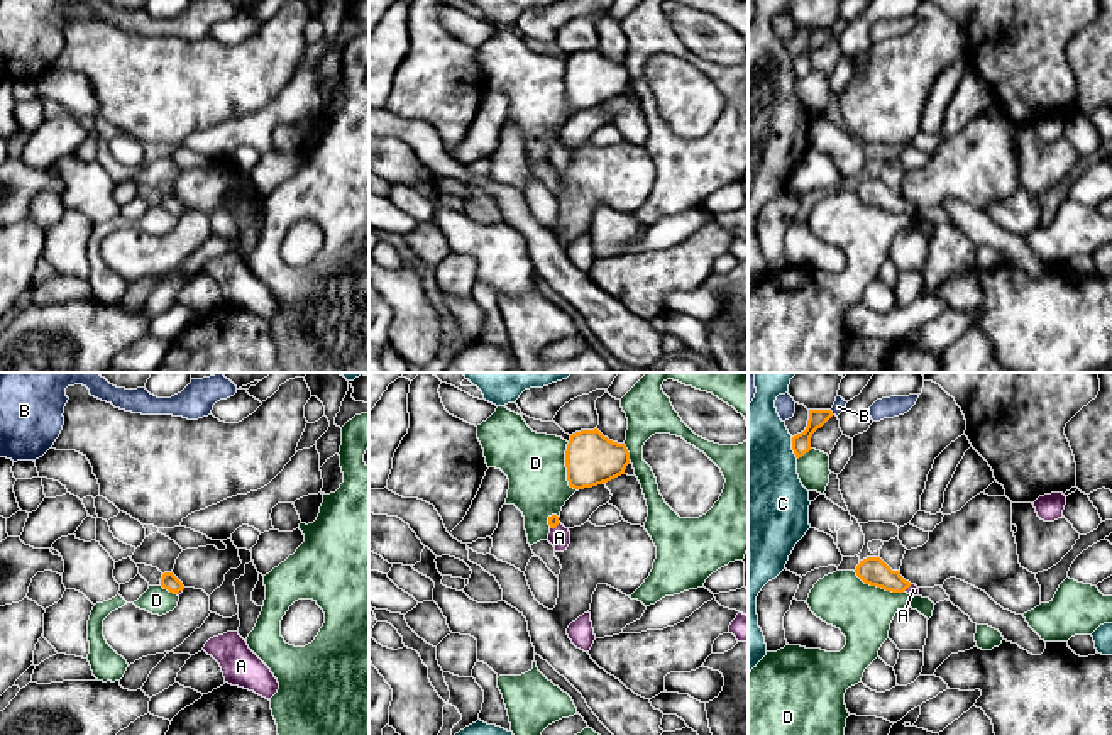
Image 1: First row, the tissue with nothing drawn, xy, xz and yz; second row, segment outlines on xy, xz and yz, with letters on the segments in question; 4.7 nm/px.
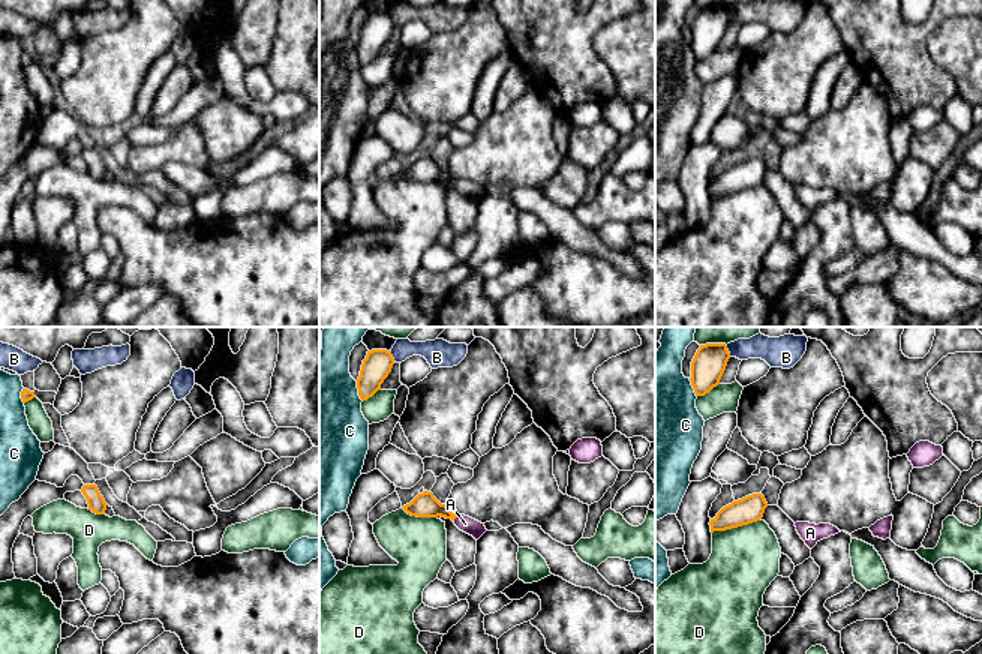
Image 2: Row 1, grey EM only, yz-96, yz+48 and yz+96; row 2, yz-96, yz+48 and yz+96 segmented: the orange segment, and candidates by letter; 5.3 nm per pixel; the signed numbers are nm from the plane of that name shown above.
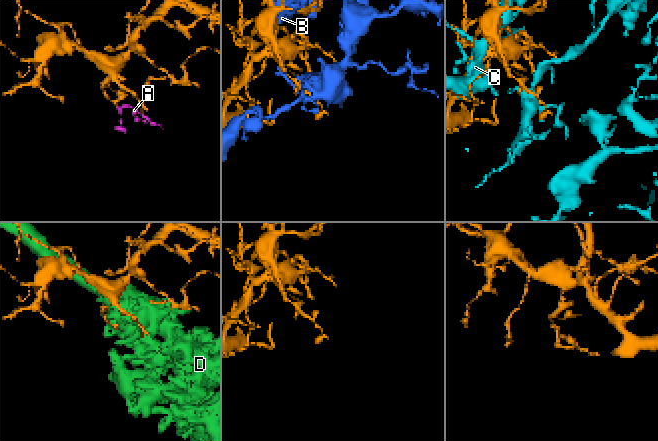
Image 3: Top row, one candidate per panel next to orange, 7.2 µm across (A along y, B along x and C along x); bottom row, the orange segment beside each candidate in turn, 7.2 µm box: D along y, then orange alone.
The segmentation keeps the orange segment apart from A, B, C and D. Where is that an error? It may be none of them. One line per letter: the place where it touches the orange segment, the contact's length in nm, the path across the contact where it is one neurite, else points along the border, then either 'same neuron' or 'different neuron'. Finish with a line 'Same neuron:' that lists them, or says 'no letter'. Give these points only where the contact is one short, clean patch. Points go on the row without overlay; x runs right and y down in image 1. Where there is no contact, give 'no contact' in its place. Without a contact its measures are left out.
A: meets orange in xz at (554, 148); contact 60 nm long; runs through xz (552, 141), (554, 148), (559, 158); same neuron
B: meets orange in yz at (831, 33); contact 30 nm long; different neuron
C: meets orange in yz at (792, 68); contact 110 nm long; different neuron
D: meets orange in xz at (566, 87); contact 240 nm long; different neuron
Same neuron: A

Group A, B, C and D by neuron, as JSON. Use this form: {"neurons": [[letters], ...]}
{"neurons": [["A"], ["B"], ["C"], ["D"]]}

